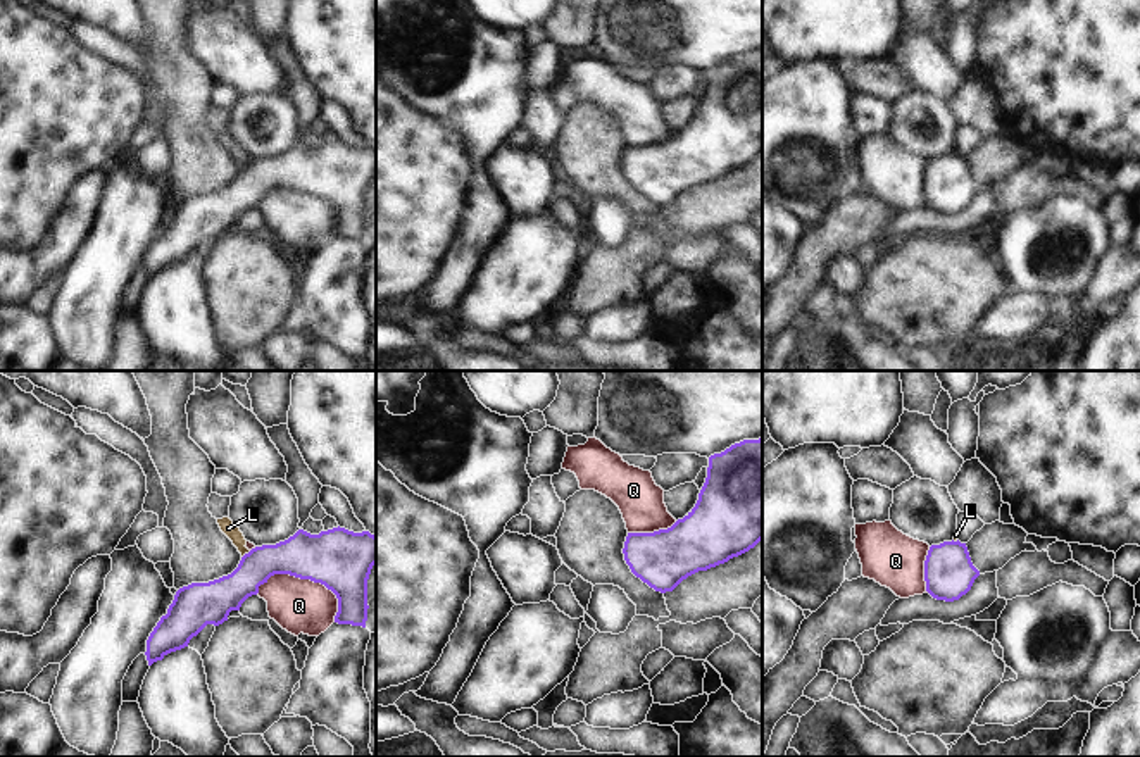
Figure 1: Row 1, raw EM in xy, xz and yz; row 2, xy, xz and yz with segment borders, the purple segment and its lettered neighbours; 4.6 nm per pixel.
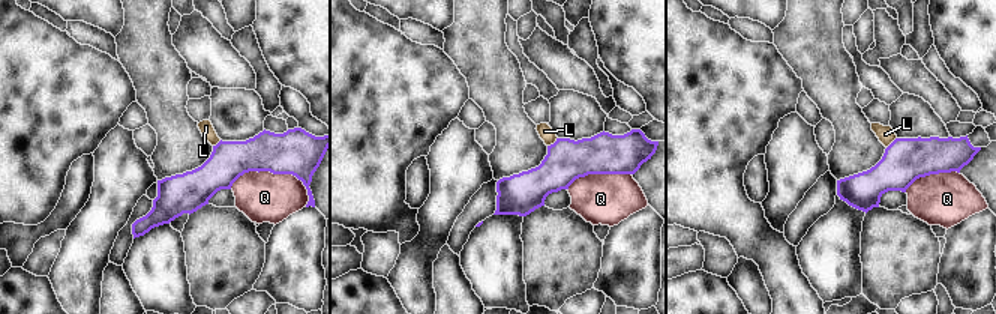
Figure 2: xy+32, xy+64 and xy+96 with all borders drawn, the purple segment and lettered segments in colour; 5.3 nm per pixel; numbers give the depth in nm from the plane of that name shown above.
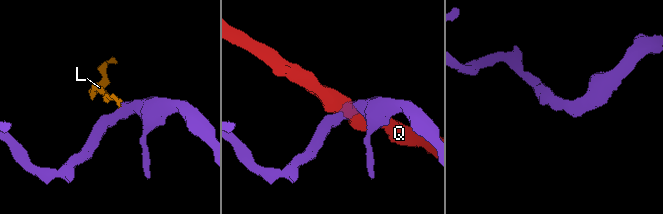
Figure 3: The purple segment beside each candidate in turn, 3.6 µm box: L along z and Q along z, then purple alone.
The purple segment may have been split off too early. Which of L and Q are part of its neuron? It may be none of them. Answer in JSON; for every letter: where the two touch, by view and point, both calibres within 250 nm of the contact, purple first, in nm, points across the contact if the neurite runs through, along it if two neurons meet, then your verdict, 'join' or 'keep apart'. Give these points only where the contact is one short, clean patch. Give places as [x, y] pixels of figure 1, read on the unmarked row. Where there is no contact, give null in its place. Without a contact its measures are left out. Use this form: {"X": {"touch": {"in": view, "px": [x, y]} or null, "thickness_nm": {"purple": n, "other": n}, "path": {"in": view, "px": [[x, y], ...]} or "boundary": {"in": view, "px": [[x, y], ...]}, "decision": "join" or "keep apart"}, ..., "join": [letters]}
{"L": {"touch": {"in": "xy", "px": [245, 168]}, "thickness_nm": {"purple": 200, "other": 70}, "boundary": {"in": "xy", "px": [[250, 164], [242, 171]]}, "decision": "keep apart"}, "Q": {"touch": {"in": "xy", "px": [302, 192]}, "thickness_nm": {"purple": 280, "other": 260}, "decision": "keep apart"}, "join": []}

